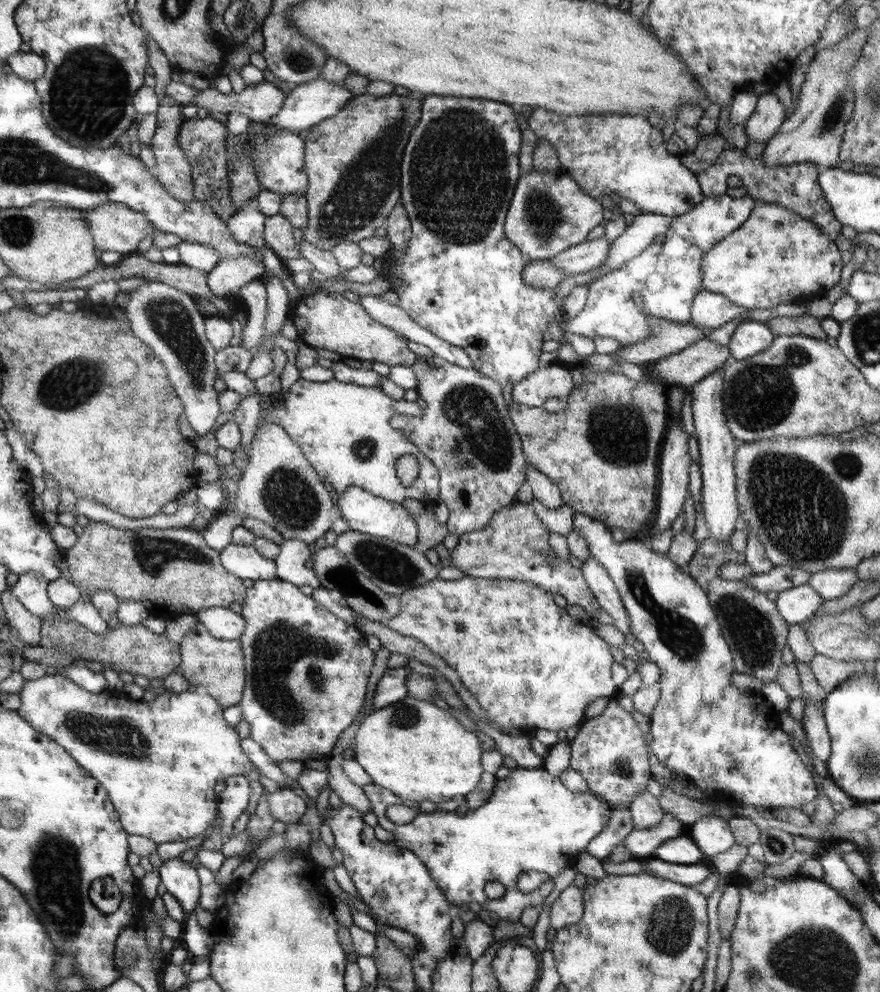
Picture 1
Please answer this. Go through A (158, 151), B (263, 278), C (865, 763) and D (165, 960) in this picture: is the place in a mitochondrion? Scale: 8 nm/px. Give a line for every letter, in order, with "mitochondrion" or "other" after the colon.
A: other
B: other
C: mitochondrion
D: other

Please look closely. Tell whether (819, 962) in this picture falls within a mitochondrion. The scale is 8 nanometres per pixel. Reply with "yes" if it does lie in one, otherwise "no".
yes

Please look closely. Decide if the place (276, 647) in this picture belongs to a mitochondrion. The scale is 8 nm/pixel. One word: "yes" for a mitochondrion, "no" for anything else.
yes

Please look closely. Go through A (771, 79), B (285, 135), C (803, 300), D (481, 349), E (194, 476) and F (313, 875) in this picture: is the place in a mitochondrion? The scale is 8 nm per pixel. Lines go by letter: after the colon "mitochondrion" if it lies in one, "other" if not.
A: other
B: other
C: other
D: other
E: other
F: other

